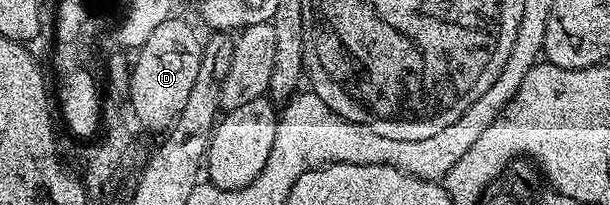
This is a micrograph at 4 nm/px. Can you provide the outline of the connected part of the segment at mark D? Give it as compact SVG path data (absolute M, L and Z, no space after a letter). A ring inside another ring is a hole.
M171 16L153 30L152 36L148 36L142 46L137 47L138 59L132 62L128 74L128 91L130 106L144 129L162 132L173 126L178 113L188 101L192 84L196 84L203 45L203 39L194 35L188 23L181 22L177 16Z

